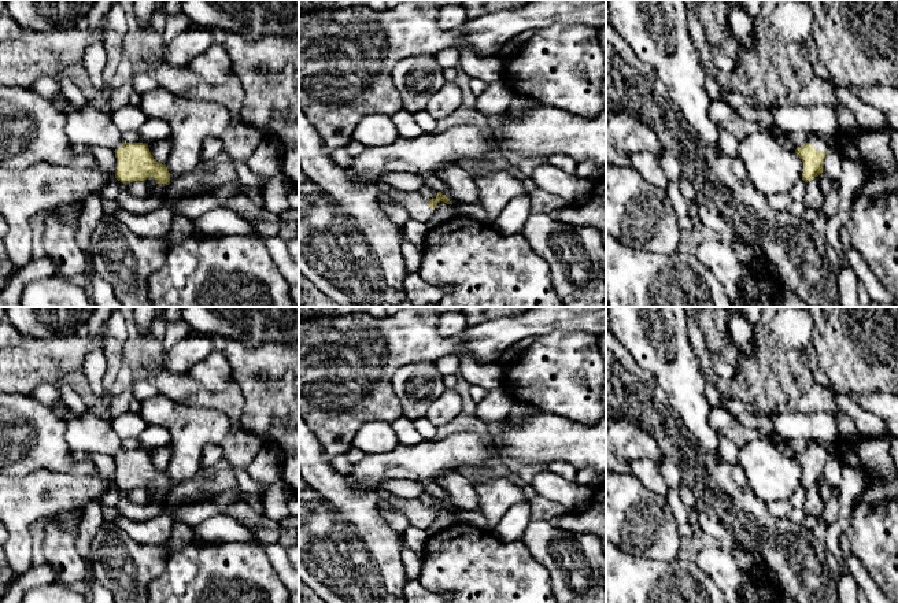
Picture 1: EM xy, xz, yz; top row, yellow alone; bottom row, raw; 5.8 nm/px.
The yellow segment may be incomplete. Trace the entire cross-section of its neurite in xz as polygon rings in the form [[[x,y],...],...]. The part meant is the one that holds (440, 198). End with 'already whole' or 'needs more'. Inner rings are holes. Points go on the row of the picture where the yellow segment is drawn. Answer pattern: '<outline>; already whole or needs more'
[[[385,186],[378,195],[378,204],[381,207],[385,204],[399,206],[410,214],[411,219],[420,223],[429,223],[435,214],[435,208],[440,201],[452,204],[441,192],[437,192],[435,199],[426,199],[418,192],[403,192]]]; needs more

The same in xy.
[[[63,93],[49,100],[66,115],[64,132],[73,145],[101,145],[115,152],[118,181],[130,184],[154,177],[156,184],[170,184],[166,164],[154,159],[148,144],[123,143],[108,111],[92,104],[77,108]]]; needs more

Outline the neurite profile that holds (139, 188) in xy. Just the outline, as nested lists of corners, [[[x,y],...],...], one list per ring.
[[[134,181],[134,182],[130,182],[130,184],[128,184],[128,189],[129,189],[129,192],[133,196],[136,196],[138,199],[144,199],[145,196],[149,195],[145,181]]]

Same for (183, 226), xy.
[[[175,217],[165,241],[170,247],[192,234],[193,234],[193,219],[189,219],[186,217]]]

